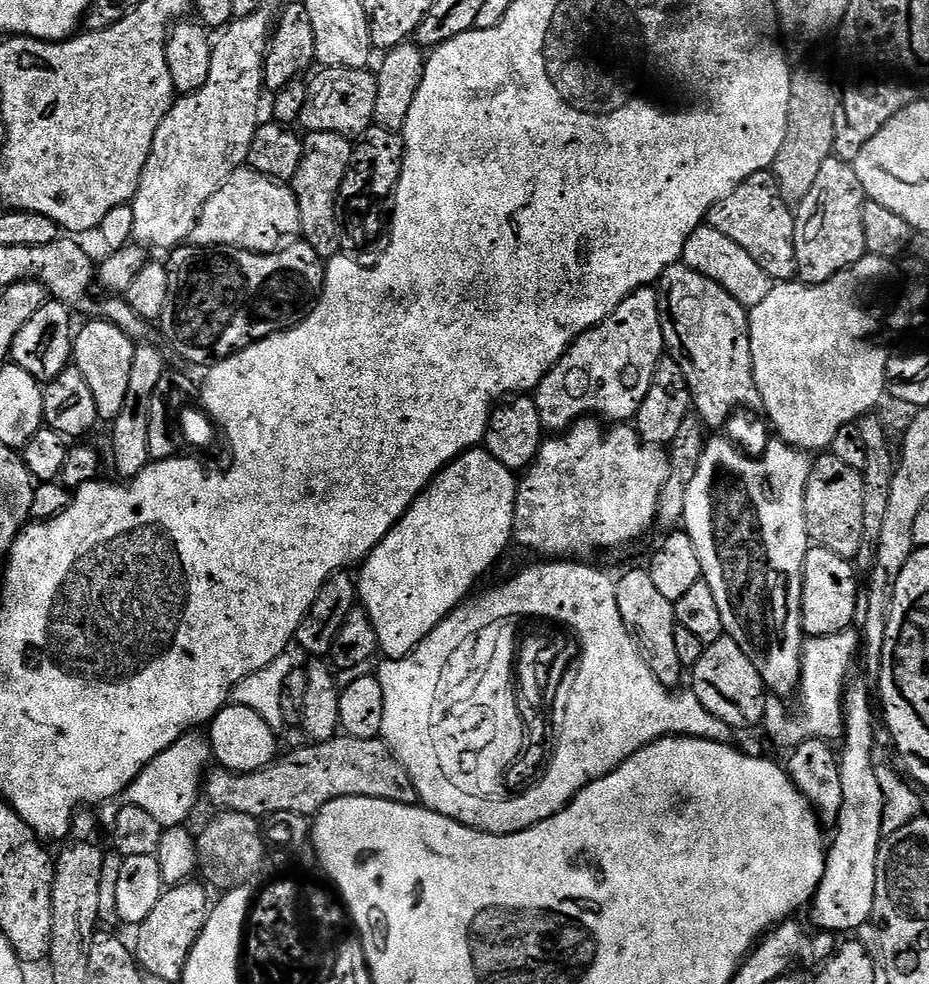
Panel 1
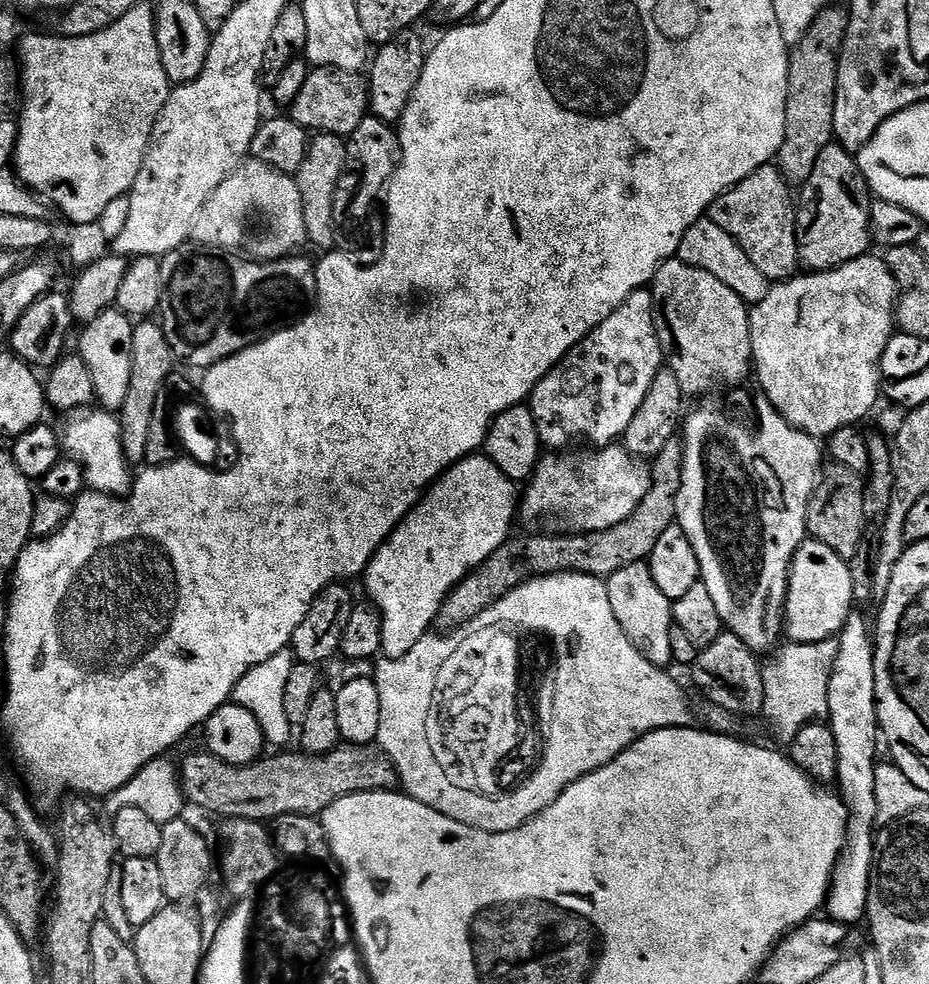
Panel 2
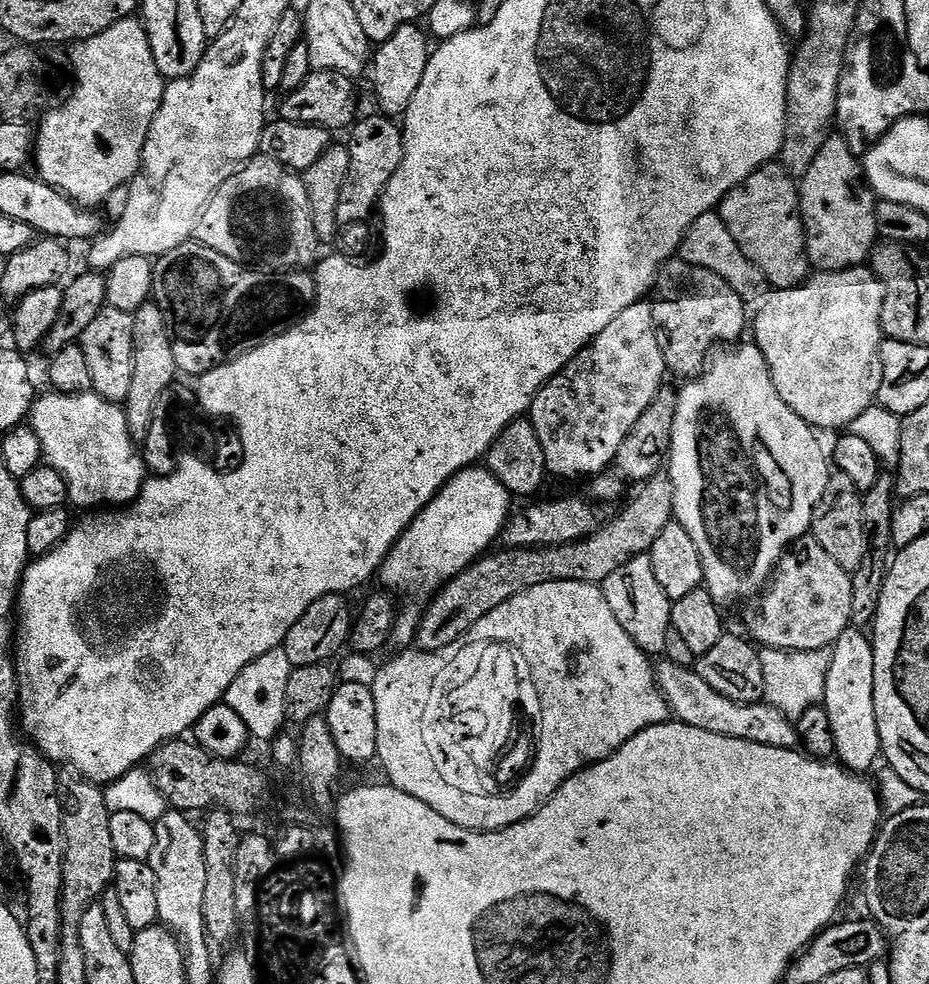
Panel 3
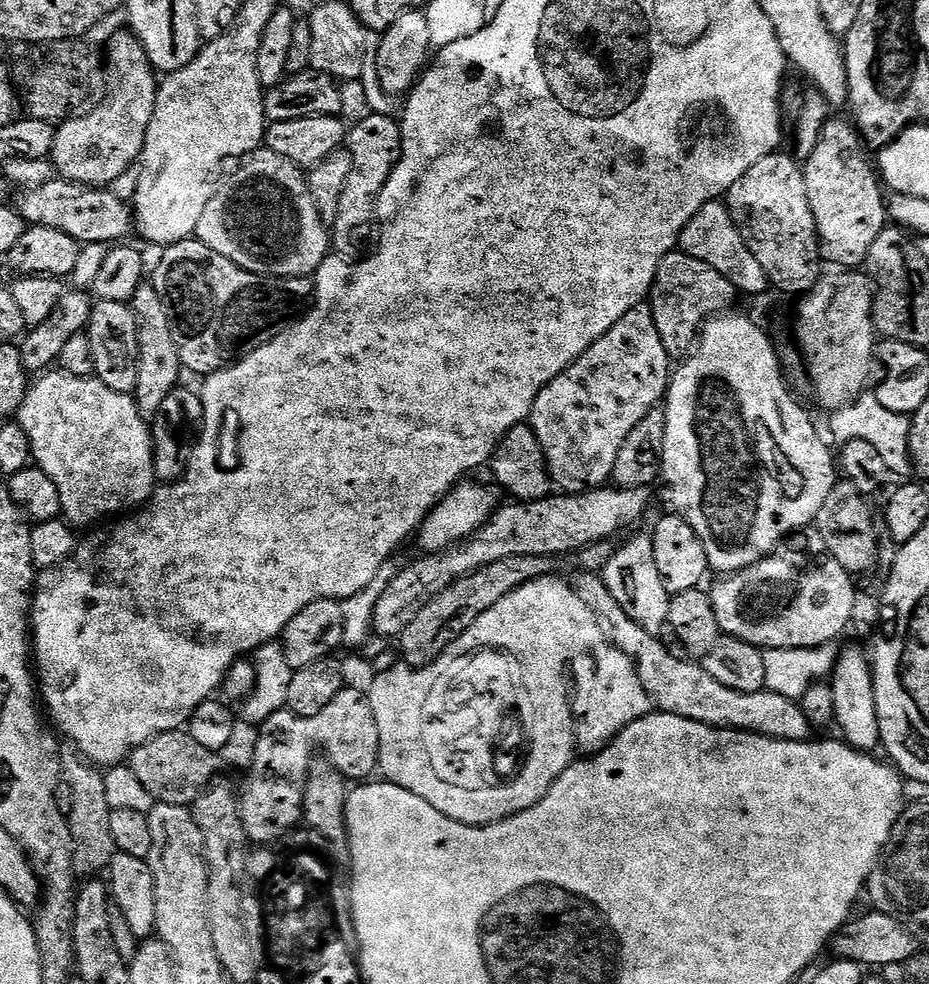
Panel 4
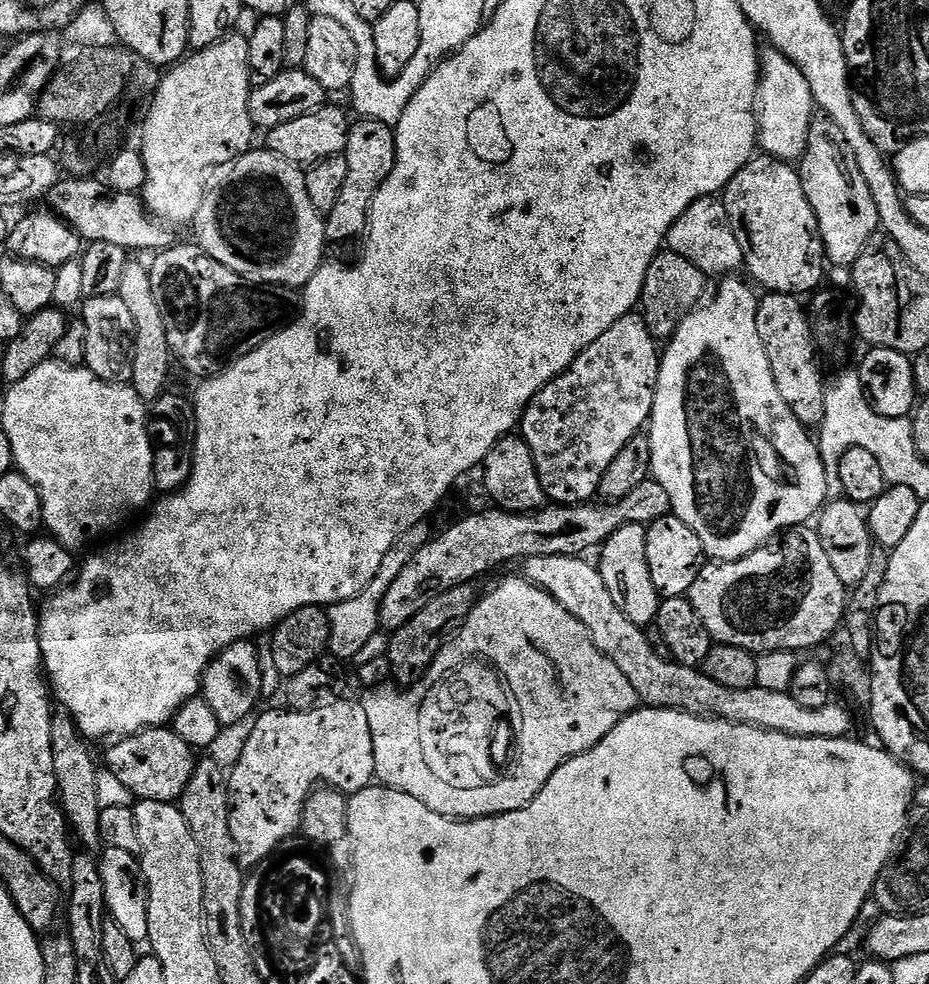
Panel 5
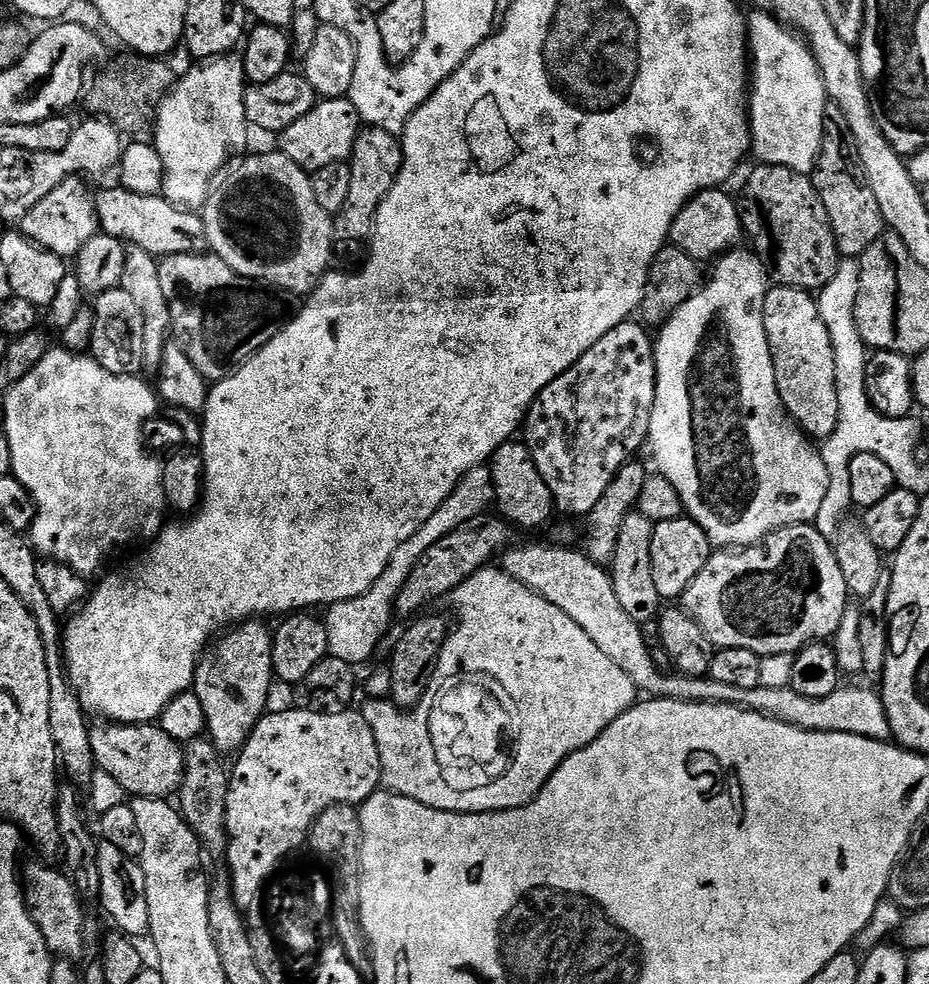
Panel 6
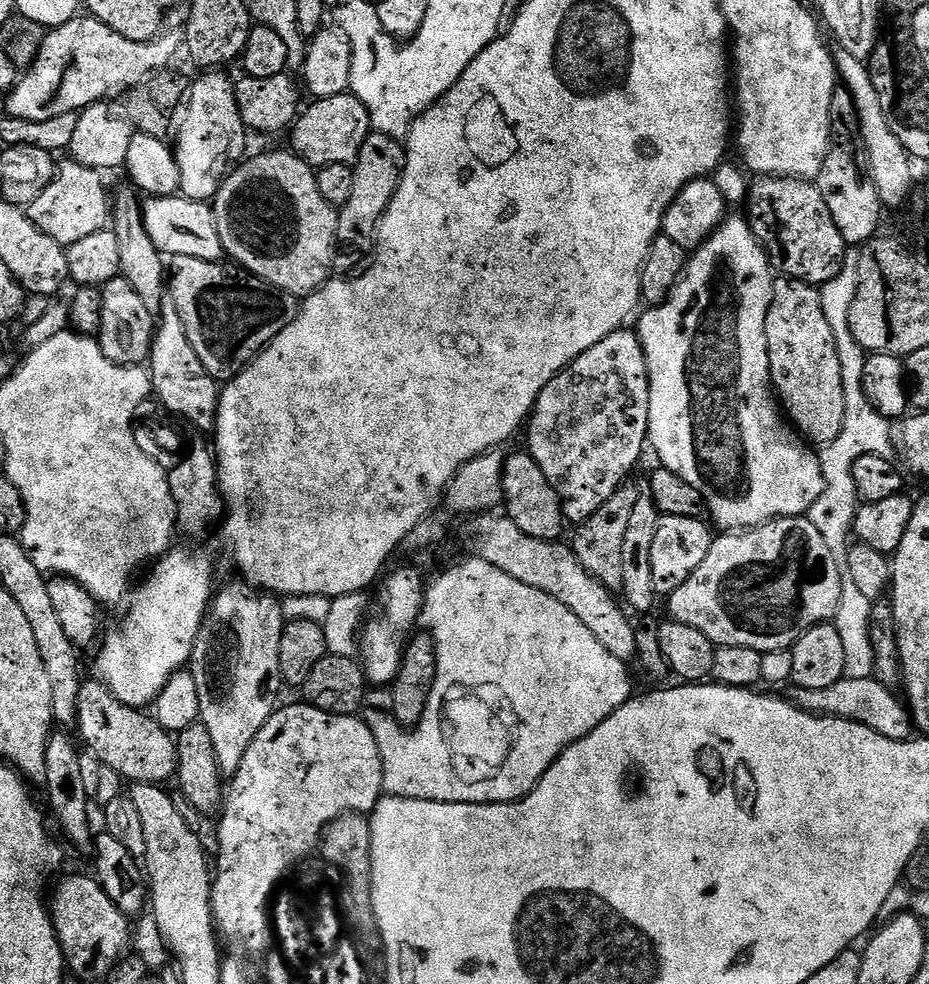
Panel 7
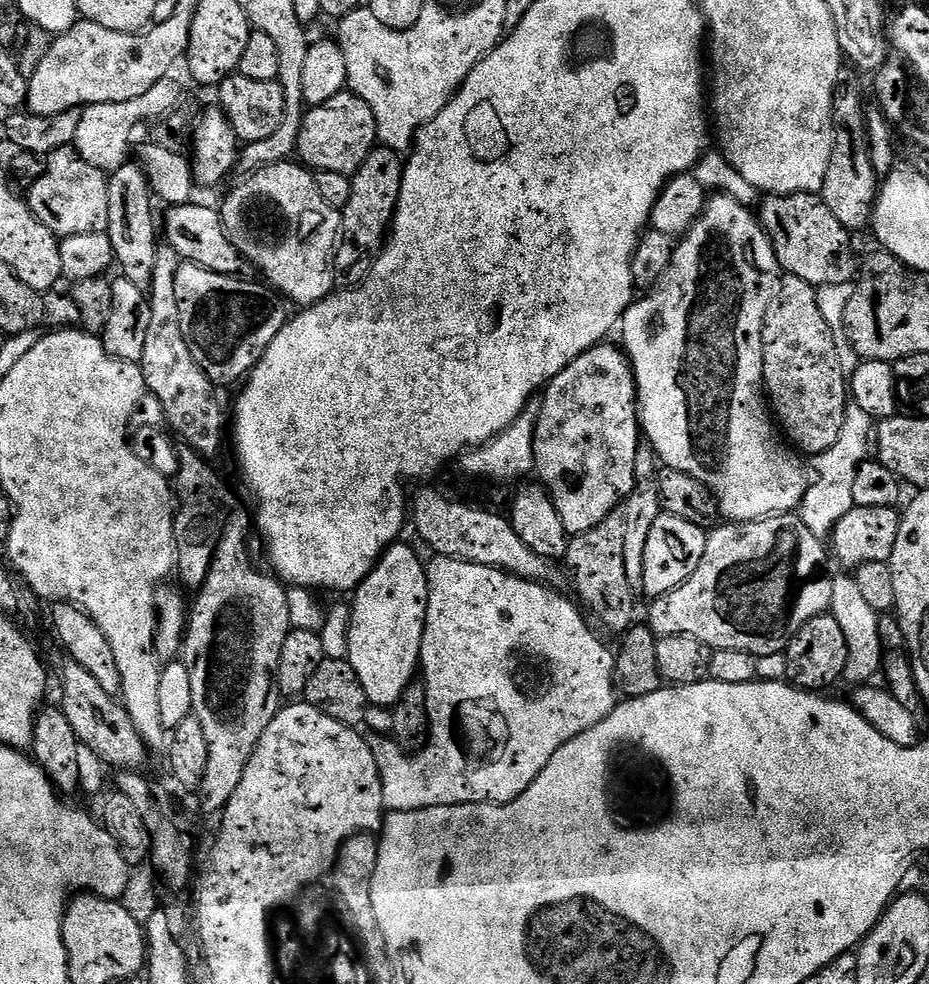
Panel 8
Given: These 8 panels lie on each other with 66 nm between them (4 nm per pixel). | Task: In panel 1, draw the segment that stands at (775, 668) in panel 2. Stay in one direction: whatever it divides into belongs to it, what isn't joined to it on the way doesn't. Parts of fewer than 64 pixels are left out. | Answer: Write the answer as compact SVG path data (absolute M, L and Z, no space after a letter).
M849 630L829 636L810 636L805 639L800 657L800 709L787 716L788 708L779 696L769 695L764 702L762 729L777 744L787 749L807 740L827 740L829 742L844 735L844 694L849 683L848 671L856 656L856 647L862 644L861 637Z

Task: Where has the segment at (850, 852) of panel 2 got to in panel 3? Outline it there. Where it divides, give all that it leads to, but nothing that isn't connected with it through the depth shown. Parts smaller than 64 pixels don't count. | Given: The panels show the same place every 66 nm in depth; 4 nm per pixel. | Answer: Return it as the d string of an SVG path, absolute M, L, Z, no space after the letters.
M850 626L832 646L830 670L827 671L823 707L830 718L835 740L835 757L854 774L866 774L879 761L881 735L874 711L874 656L871 639L860 628Z

